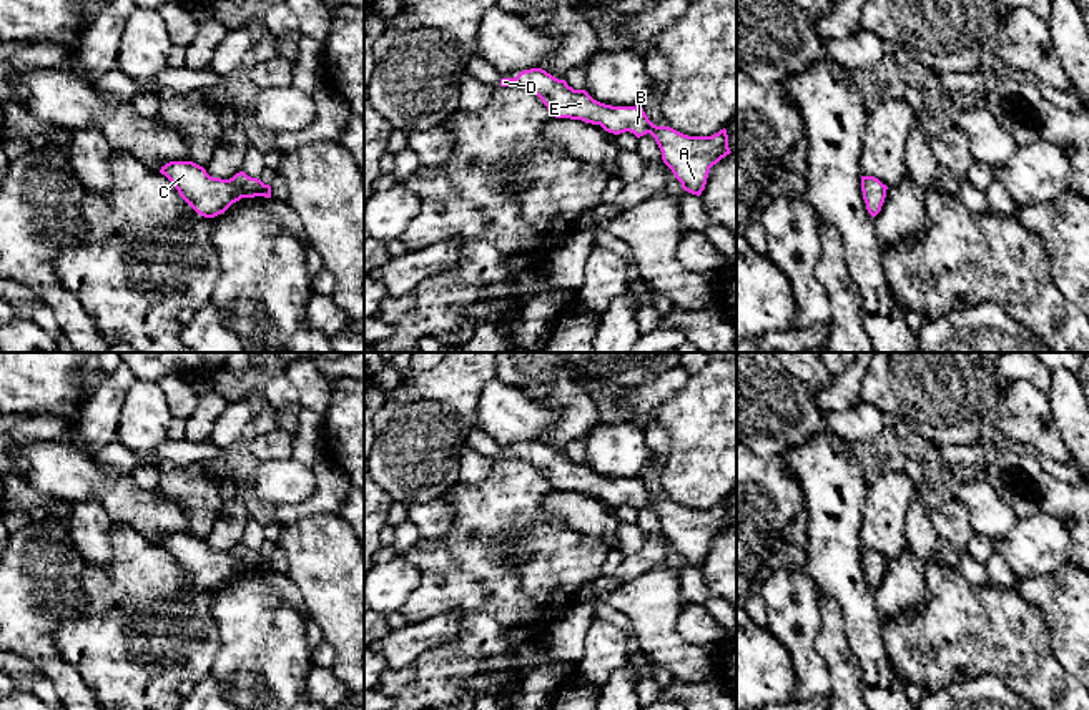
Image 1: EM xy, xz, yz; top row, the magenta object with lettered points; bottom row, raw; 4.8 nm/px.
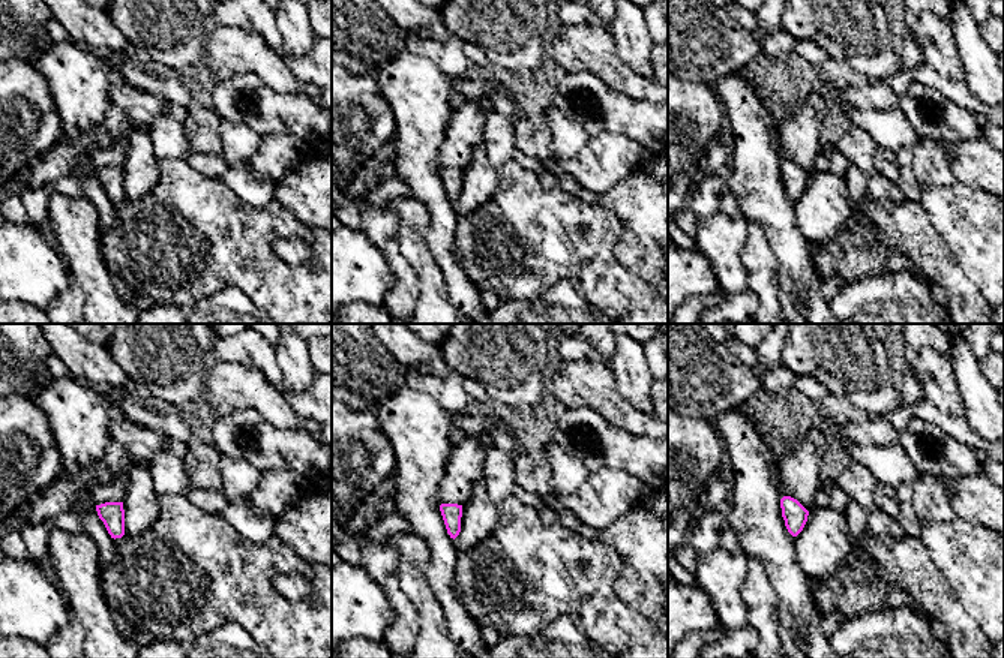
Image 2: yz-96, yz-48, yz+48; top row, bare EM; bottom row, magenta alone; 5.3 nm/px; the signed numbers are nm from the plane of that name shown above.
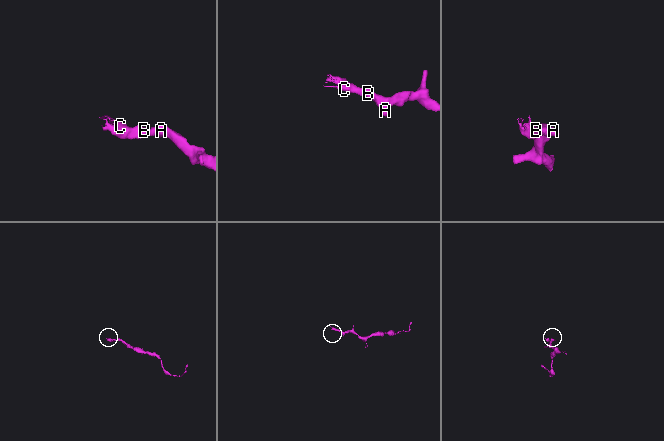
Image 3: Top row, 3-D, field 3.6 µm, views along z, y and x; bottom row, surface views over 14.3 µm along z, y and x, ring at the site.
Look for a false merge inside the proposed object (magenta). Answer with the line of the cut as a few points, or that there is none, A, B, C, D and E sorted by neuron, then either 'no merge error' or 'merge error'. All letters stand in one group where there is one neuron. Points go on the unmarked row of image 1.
no cut | A B C D E | no merge error

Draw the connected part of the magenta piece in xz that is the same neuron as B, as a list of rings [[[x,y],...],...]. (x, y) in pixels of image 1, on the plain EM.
[[[542,441],[524,442],[515,451],[500,452],[500,459],[509,457],[530,462],[555,491],[600,497],[613,507],[630,504],[640,510],[650,505],[662,524],[663,535],[682,555],[682,560],[697,569],[705,562],[710,540],[732,525],[725,500],[712,509],[688,509],[670,499],[657,499],[642,479],[600,476],[585,462],[574,462],[565,452],[559,452]]]

